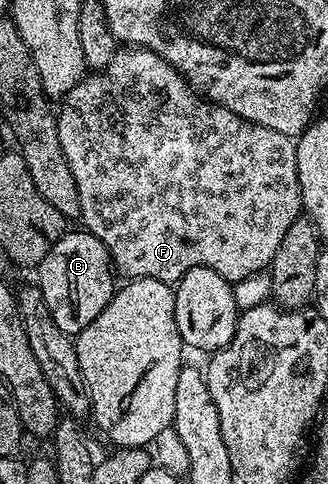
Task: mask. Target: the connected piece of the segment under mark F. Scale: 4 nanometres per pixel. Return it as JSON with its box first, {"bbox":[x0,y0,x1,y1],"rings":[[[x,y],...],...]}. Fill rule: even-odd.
{"bbox":[56,47,302,286],"rings":[[[119,47],[112,62],[108,62],[108,66],[83,75],[82,79],[67,92],[70,93],[67,94],[62,109],[60,107],[57,109],[56,119],[60,146],[64,150],[64,158],[68,158],[72,178],[76,178],[76,190],[80,194],[81,227],[96,238],[100,238],[100,242],[104,242],[111,265],[119,277],[126,276],[122,278],[127,281],[152,278],[174,286],[185,272],[196,266],[216,270],[220,278],[231,282],[243,280],[252,274],[269,269],[288,226],[299,220],[302,212],[302,195],[296,166],[298,145],[291,137],[276,130],[268,130],[268,126],[248,122],[240,118],[240,114],[232,114],[232,110],[203,98],[168,61],[147,48]]]}

